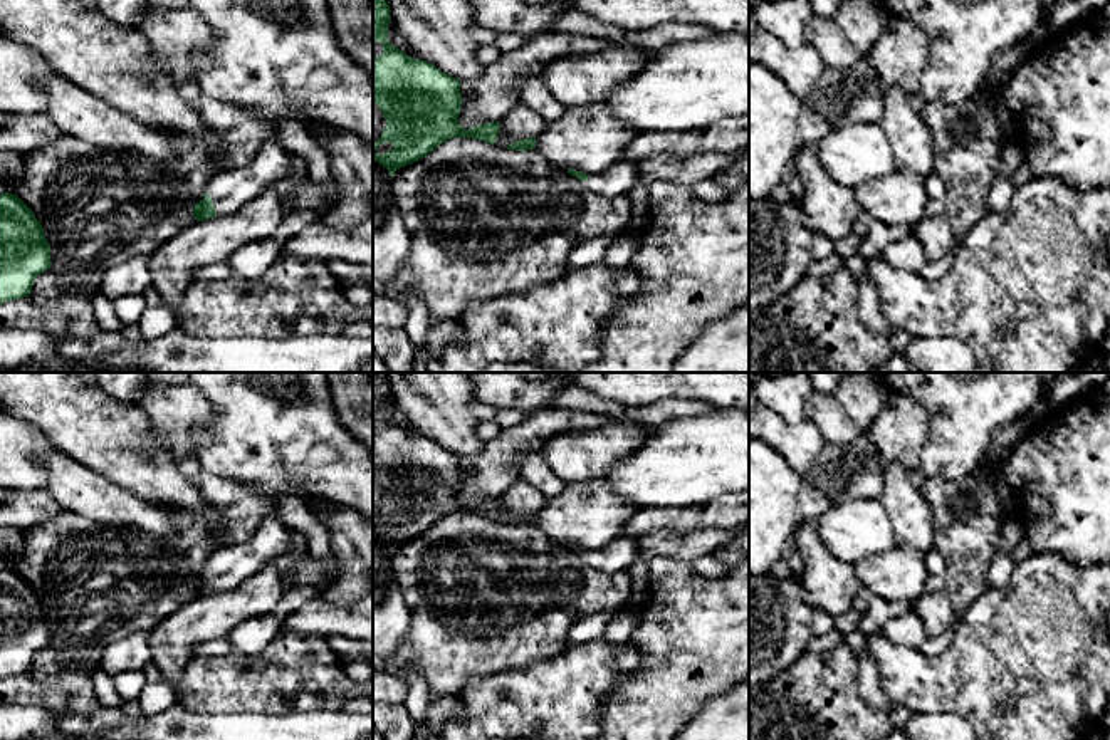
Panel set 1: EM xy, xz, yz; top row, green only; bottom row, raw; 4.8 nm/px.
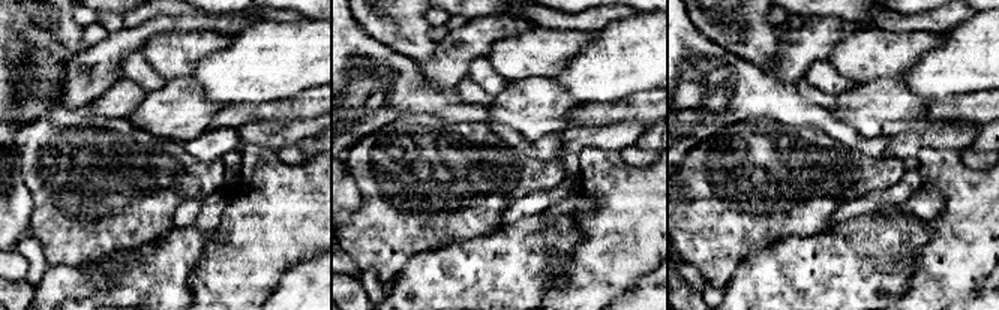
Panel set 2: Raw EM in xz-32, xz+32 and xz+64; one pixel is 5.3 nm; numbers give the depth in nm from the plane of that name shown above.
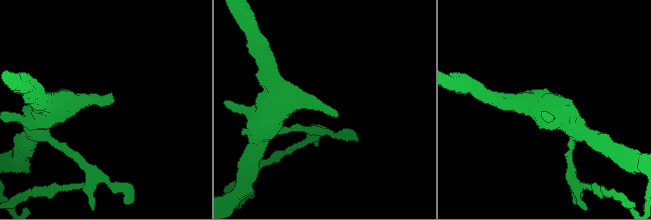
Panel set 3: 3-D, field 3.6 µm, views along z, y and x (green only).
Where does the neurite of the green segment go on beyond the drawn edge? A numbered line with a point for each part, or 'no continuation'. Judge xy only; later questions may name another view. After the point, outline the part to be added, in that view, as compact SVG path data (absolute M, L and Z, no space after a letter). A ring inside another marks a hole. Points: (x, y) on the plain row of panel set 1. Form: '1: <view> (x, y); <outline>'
1: xy (230, 566); M277 515L265 517L250 540L215 552L208 562L217 591L230 591L292 547L292 527Z

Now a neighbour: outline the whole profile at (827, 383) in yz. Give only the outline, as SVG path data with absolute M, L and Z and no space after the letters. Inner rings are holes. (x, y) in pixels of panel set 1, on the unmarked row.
M804 373L814 391L833 394L843 378L851 373Z

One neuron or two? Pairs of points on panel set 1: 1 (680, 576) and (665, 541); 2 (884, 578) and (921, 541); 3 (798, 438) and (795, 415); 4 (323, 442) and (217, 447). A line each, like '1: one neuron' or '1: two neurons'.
1: two neurons
2: two neurons
3: two neurons
4: one neuron

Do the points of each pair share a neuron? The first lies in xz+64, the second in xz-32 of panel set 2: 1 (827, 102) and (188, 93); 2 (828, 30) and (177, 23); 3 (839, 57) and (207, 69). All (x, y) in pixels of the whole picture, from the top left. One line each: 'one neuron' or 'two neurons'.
1: two neurons
2: one neuron
3: two neurons

